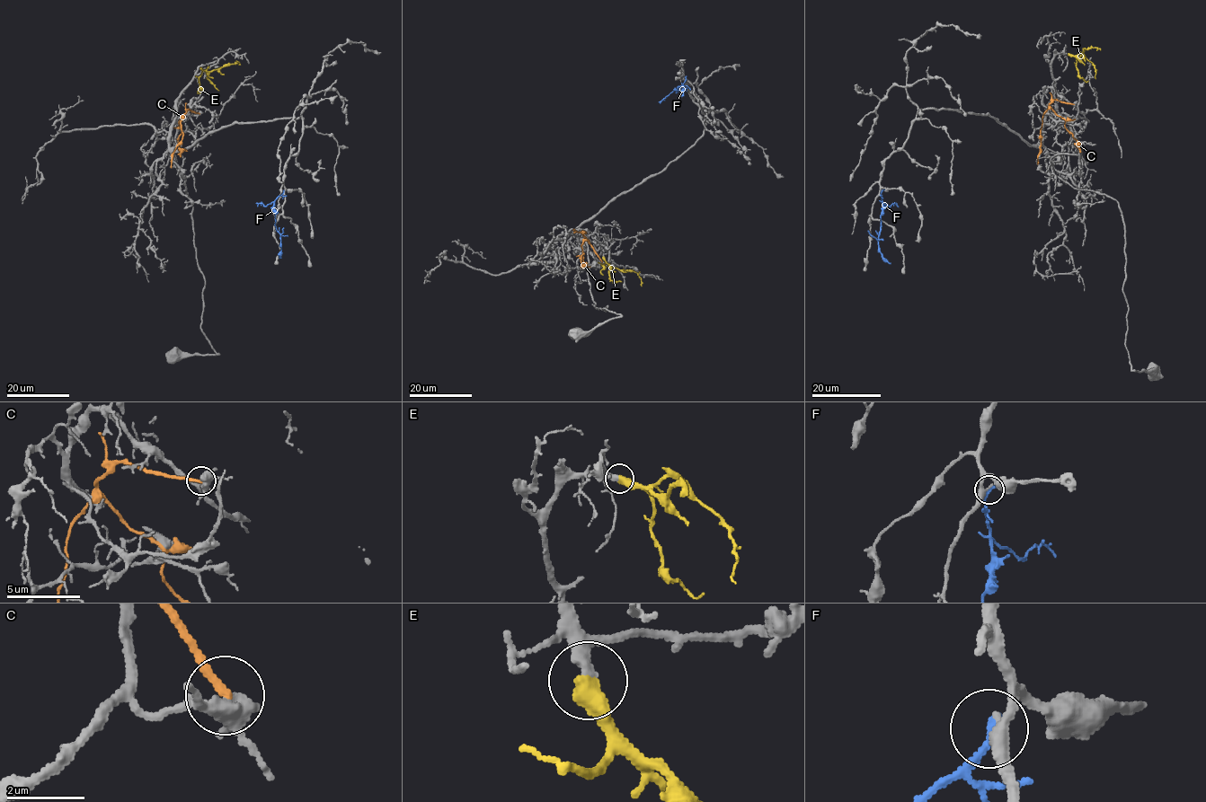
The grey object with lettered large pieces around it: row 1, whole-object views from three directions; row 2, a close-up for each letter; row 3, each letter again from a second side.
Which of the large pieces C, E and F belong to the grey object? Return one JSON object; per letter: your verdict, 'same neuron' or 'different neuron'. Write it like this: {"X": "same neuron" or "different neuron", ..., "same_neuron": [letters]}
{"C": "different neuron", "E": "same neuron", "F": "different neuron", "same_neuron": ["E"]}

